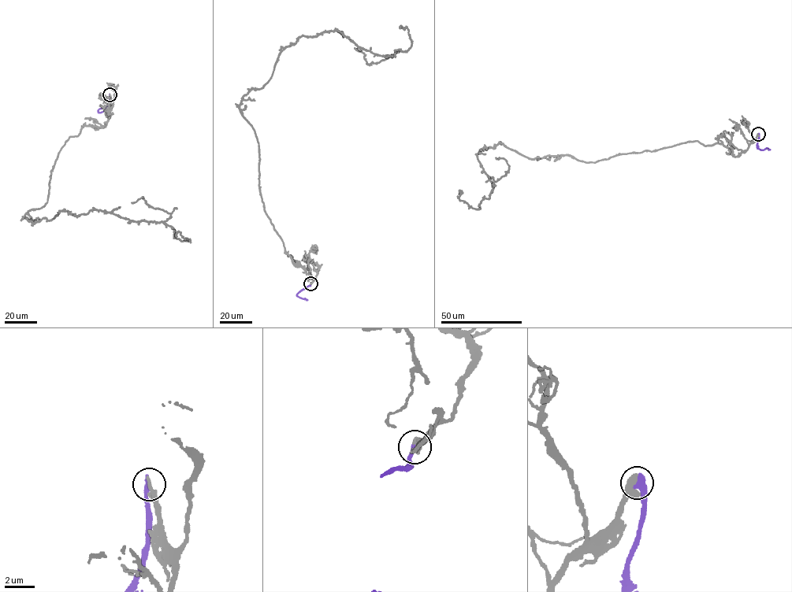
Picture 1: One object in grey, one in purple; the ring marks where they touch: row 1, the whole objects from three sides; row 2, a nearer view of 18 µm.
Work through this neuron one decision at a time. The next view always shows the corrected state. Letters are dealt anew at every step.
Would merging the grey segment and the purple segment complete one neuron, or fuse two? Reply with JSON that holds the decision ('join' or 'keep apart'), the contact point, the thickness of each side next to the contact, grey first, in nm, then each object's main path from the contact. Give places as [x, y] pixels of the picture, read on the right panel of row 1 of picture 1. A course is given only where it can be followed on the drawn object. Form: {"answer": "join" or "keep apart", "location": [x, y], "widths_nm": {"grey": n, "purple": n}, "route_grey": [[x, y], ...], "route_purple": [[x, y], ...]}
{"answer": "join", "location": [758, 134], "widths_nm": {"grey": 480, "purple": 400}, "route_grey": [[758, 134], [736, 156], [697, 141], [588, 162], [499, 143], [477, 154], [489, 197], [476, 209], [460, 194]], "route_purple": [[758, 134], [759, 149], [770, 149]]}

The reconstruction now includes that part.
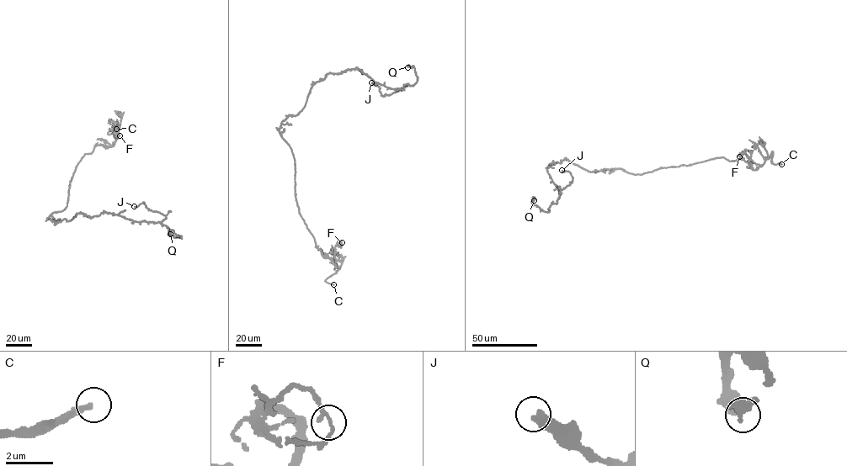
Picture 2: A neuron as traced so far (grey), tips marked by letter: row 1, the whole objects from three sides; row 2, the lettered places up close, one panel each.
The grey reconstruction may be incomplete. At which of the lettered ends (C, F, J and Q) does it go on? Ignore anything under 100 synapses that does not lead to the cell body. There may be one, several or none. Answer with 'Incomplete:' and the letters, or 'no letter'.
Incomplete: C

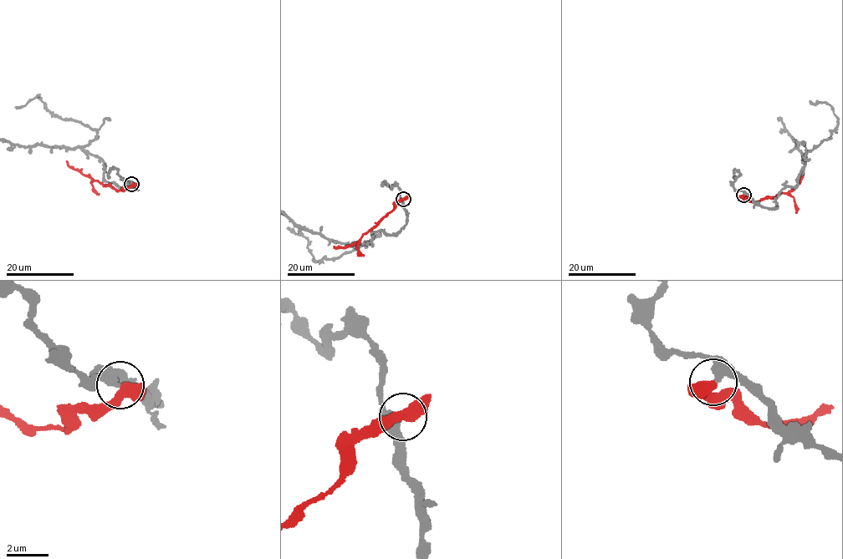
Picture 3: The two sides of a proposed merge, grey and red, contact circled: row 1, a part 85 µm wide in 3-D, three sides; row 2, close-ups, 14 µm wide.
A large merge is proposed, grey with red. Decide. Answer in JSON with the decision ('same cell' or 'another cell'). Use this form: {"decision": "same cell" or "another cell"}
{"decision": "another cell"}

